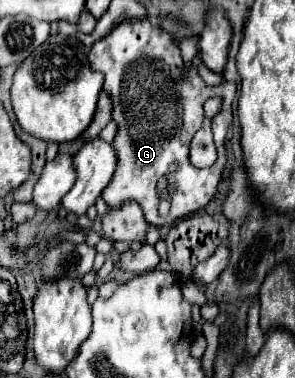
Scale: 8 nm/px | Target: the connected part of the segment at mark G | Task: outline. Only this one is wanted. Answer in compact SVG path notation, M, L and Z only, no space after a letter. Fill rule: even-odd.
M138 19L124 20L118 27L114 27L114 31L110 31L110 35L106 35L104 39L100 39L98 43L92 45L92 49L88 53L88 61L90 61L90 67L94 71L104 73L104 77L106 77L104 79L104 91L112 99L112 119L118 125L118 133L112 141L112 147L118 153L118 165L116 165L116 171L114 171L110 183L102 191L102 199L106 201L106 205L110 209L118 209L126 201L136 201L142 207L146 221L150 225L156 225L156 227L172 225L176 219L204 209L212 201L212 197L216 195L218 183L222 179L222 169L226 163L224 139L226 139L226 131L232 123L232 101L236 95L236 85L224 81L218 87L208 87L200 79L200 75L194 67L188 67L188 73L184 77L182 75L184 61L180 57L178 43L166 31L152 25L148 19L142 21ZM210 97L222 97L222 109L212 119L212 133L214 133L214 145L218 151L218 159L212 167L198 169L190 163L188 153L190 153L192 137L204 121L204 101ZM174 161L180 163L180 169L176 173L168 173L168 167ZM170 181L176 185L174 193L168 191ZM162 201L170 203L170 211L166 211L166 213L160 211Z

